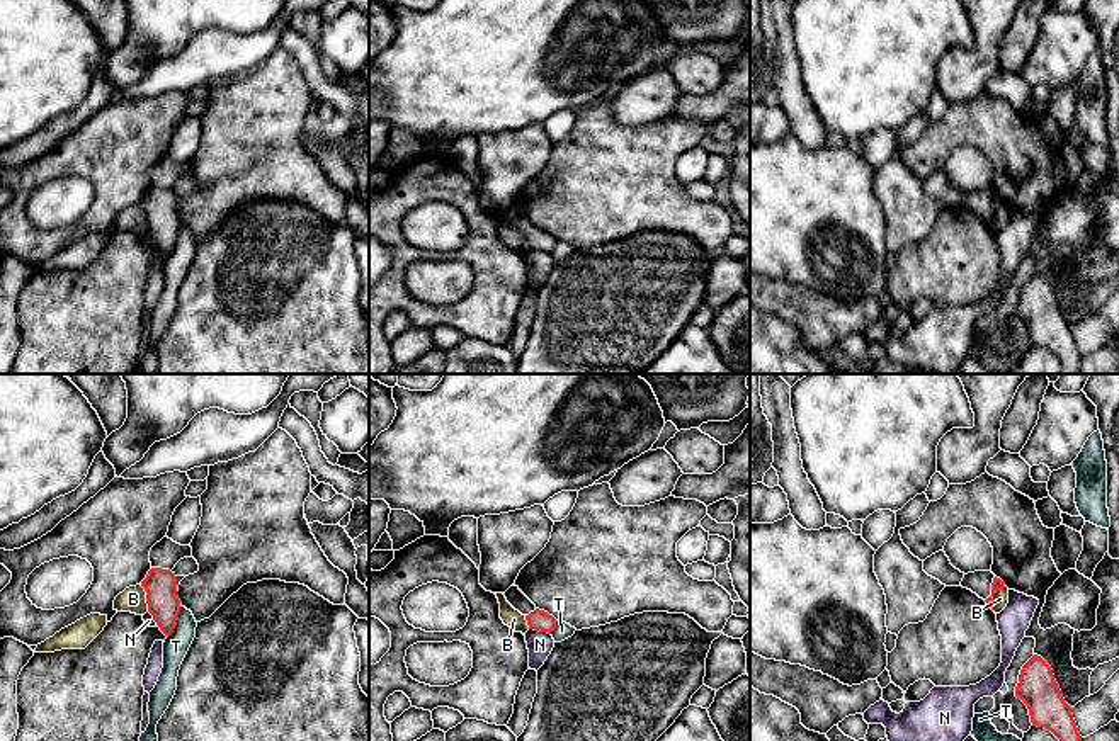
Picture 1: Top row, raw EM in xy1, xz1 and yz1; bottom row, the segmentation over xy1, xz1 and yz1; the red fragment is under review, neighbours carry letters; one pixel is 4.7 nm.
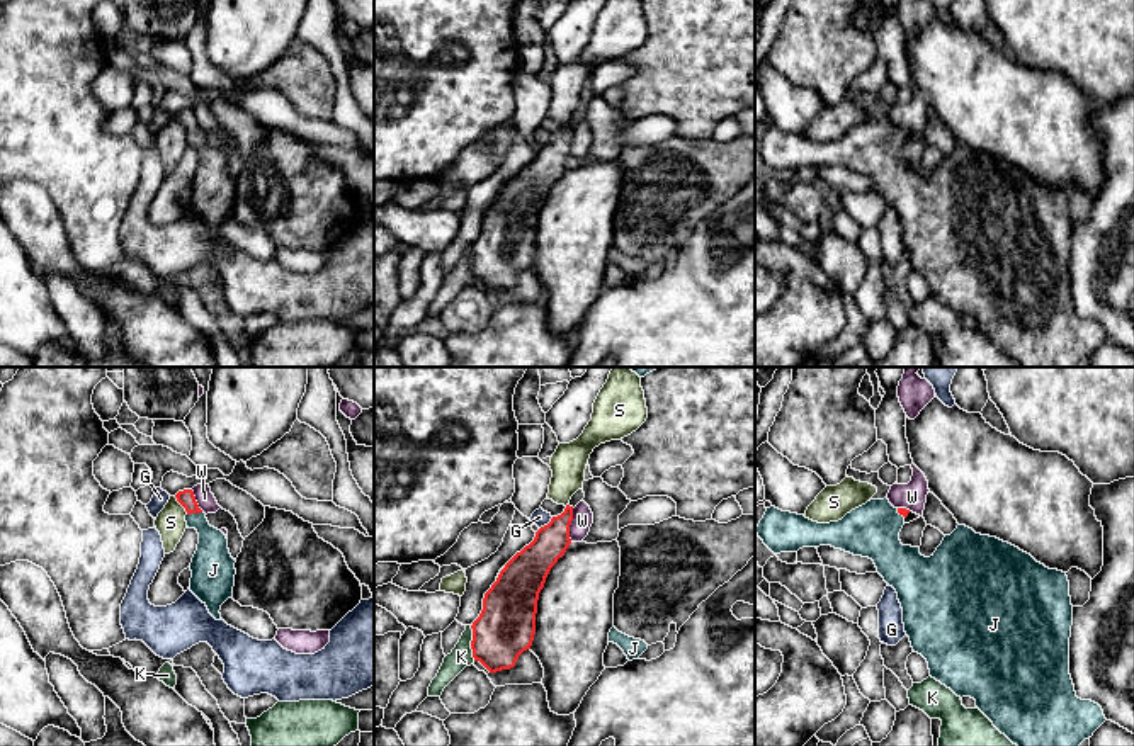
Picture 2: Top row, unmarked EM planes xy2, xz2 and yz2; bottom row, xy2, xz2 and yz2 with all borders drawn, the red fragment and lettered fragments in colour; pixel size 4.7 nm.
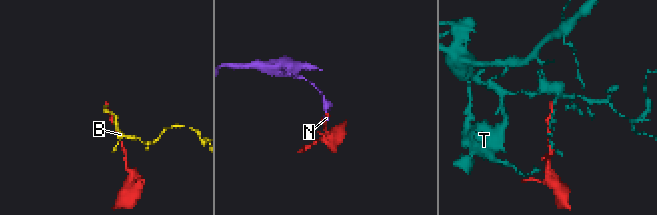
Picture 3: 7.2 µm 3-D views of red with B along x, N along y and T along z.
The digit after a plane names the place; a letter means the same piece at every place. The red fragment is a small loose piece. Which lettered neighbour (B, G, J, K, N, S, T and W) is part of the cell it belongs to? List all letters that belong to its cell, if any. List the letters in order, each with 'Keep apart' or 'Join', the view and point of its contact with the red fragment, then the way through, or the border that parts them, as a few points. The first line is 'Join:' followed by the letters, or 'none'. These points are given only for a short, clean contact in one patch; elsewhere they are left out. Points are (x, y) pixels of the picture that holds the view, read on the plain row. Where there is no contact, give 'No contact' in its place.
Join: J
B: Keep apart. Touches red at yz1 (992, 214). Boundary: yz1 (1005, 206), (992, 216), (992, 228)
G: Keep apart. Touches red at xz2 (548, 143)
J: Join. Touches red at xy2 (194, 131). Path across: xy2 (186, 118), (194, 131), (211, 160), (211, 180)
K: Keep apart. Touches red at xz2 (471, 262). Boundary: xz2 (470, 245), (471, 276), (475, 279)
N: Keep apart. Touches red at xz1 (539, 250). Boundary: xz1 (529, 247), (550, 254)
S: Keep apart. Touches red at xy2 (181, 123)
T: Keep apart. Touches red at xy1 (177, 238)
W: Keep apart. Touches red at xz2 (570, 143). Boundary: xz2 (573, 128), (570, 160)

